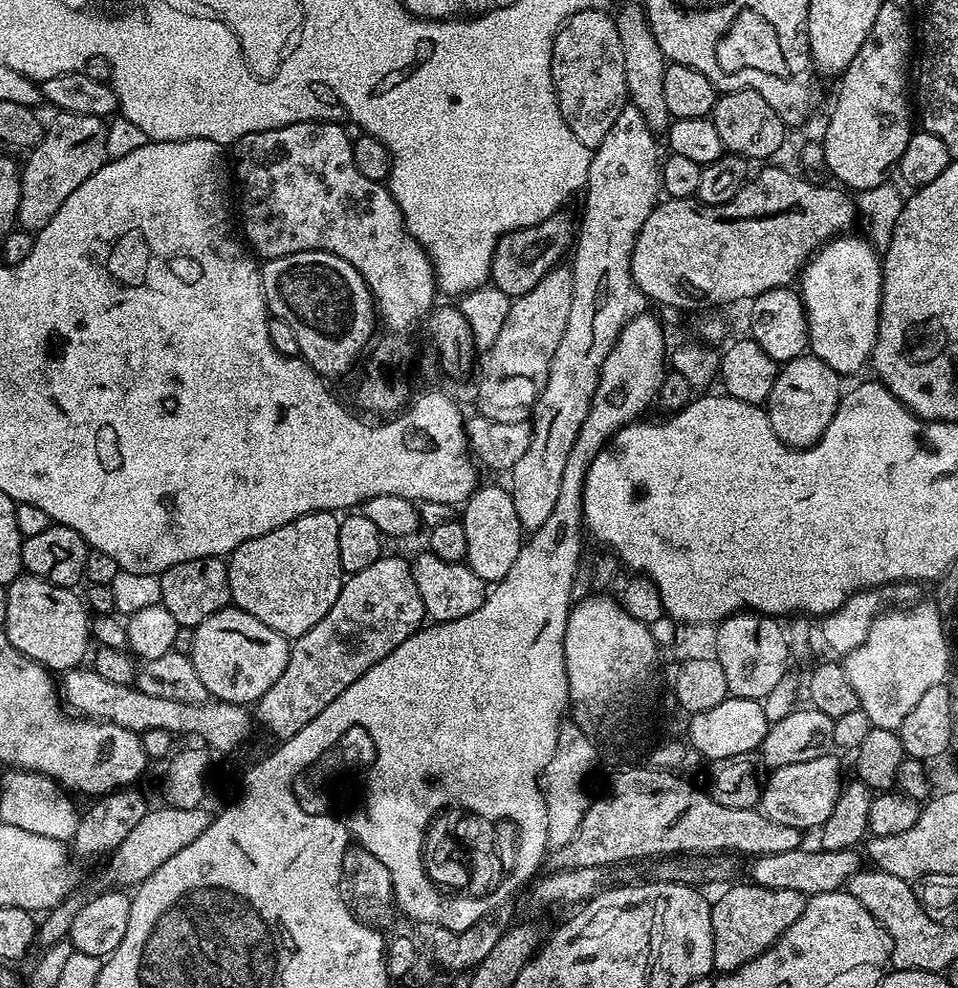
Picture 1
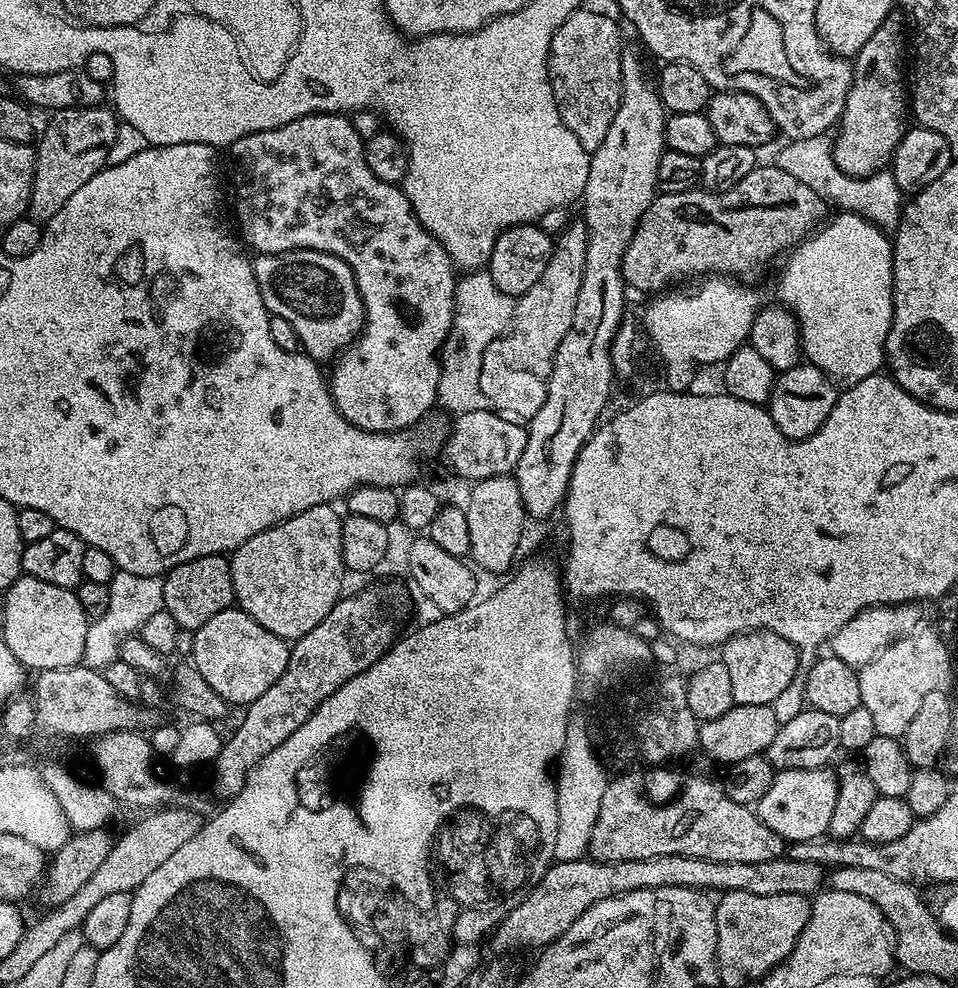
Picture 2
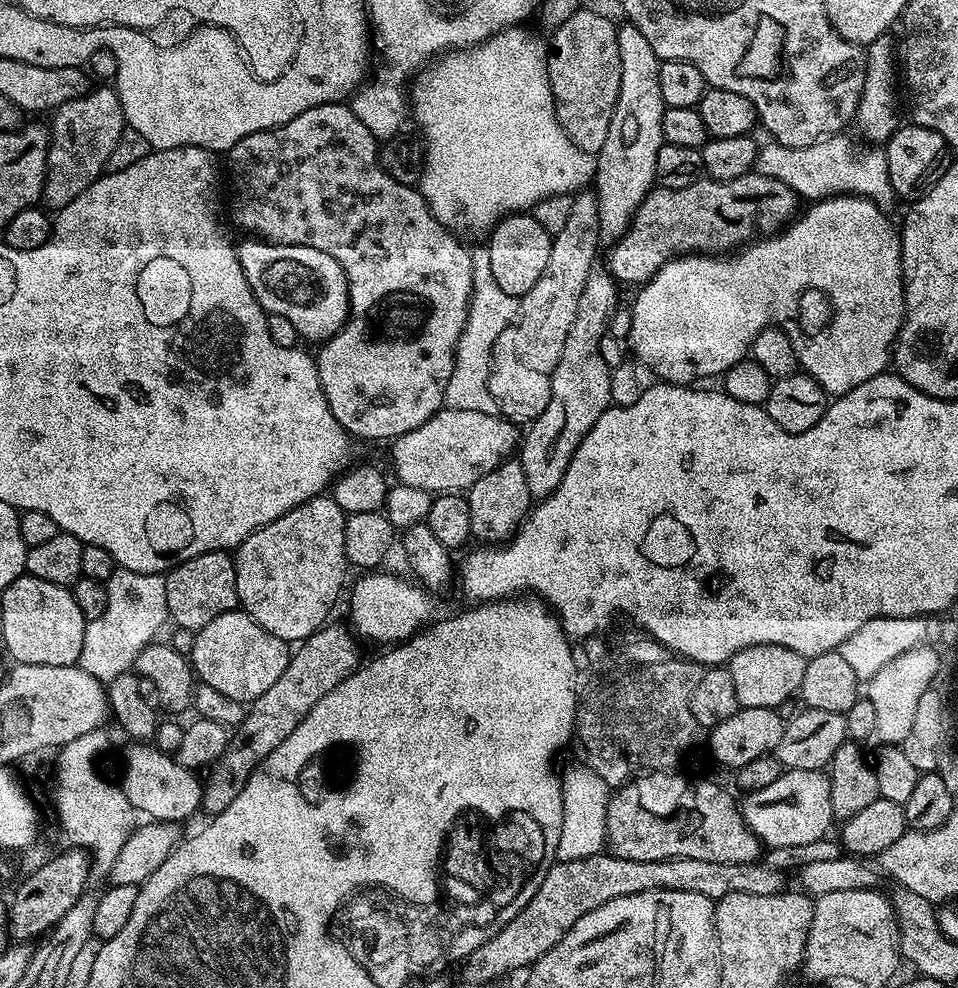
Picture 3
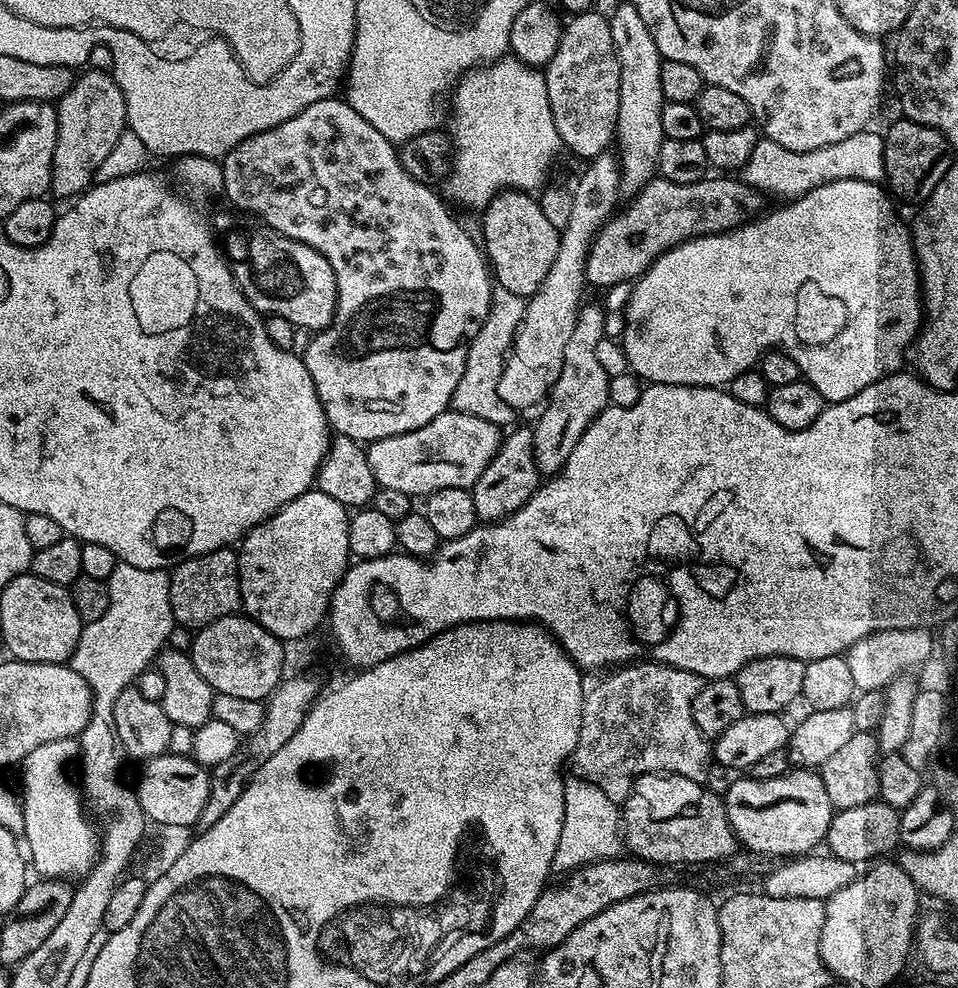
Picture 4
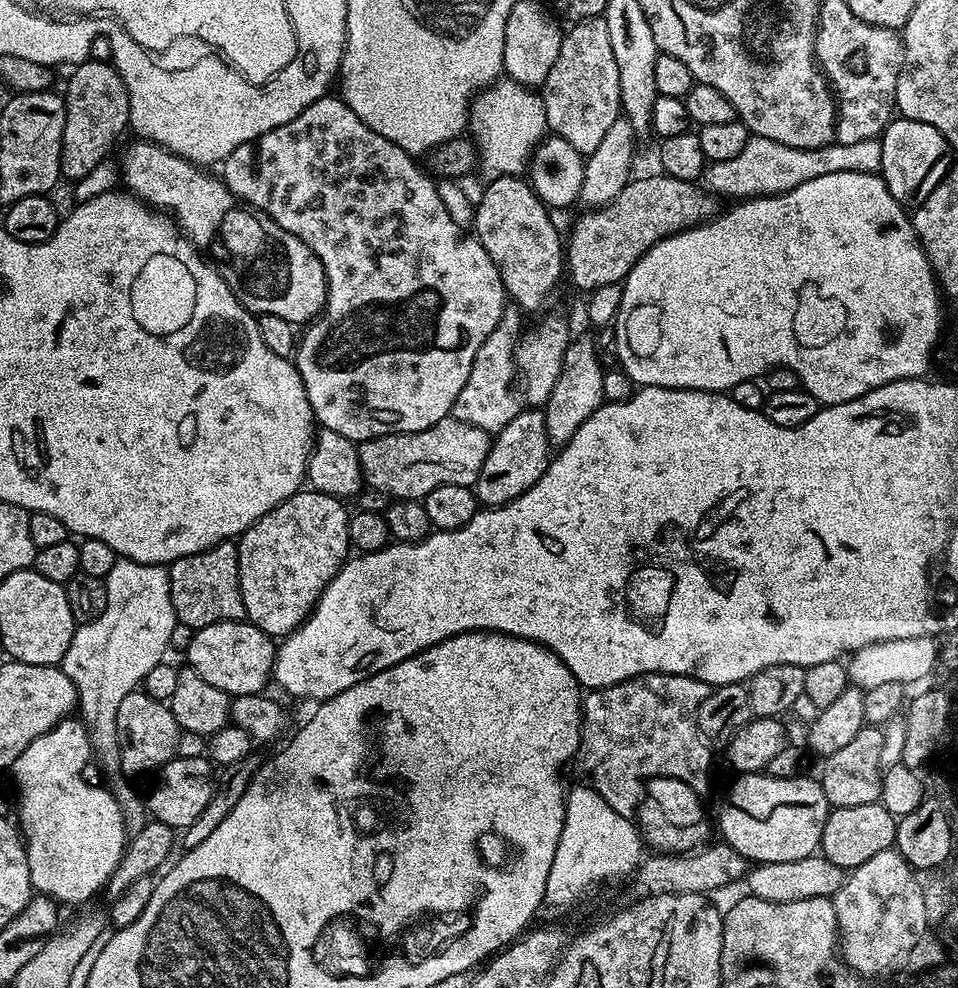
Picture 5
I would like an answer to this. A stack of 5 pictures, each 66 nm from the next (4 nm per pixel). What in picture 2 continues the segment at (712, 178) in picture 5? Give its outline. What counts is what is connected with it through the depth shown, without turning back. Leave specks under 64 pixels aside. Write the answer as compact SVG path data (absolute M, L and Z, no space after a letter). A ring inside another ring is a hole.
M828 134L785 143L785 148L774 157L774 163L777 168L786 170L786 174L802 182L802 186L814 190L814 194L821 196L829 205L837 204L837 209L865 216L882 231L895 233L900 225L900 213L906 203L906 196L901 192L898 182L894 182L894 174L890 170L881 170L869 176L851 176L838 170L832 153L833 143L833 137Z

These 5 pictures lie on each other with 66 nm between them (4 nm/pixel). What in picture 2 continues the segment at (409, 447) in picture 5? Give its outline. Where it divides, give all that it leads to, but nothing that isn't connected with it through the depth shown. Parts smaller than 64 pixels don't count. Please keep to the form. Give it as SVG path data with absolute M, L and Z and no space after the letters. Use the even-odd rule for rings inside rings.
M488 408L462 413L452 421L452 433L444 444L444 460L462 479L475 482L515 473L518 458L522 458L522 450L526 450L525 425L506 422L506 418Z

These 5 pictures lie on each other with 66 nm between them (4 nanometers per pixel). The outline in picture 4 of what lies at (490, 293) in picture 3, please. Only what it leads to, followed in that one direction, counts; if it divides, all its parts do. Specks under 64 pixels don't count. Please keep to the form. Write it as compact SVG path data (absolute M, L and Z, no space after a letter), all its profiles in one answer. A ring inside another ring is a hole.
M495 287L492 292L491 308L484 319L483 326L468 345L466 366L452 395L451 409L455 412L473 414L501 428L509 427L516 418L515 409L506 405L498 394L505 358L512 347L513 336L521 324L525 312L525 297L514 295L505 288Z

